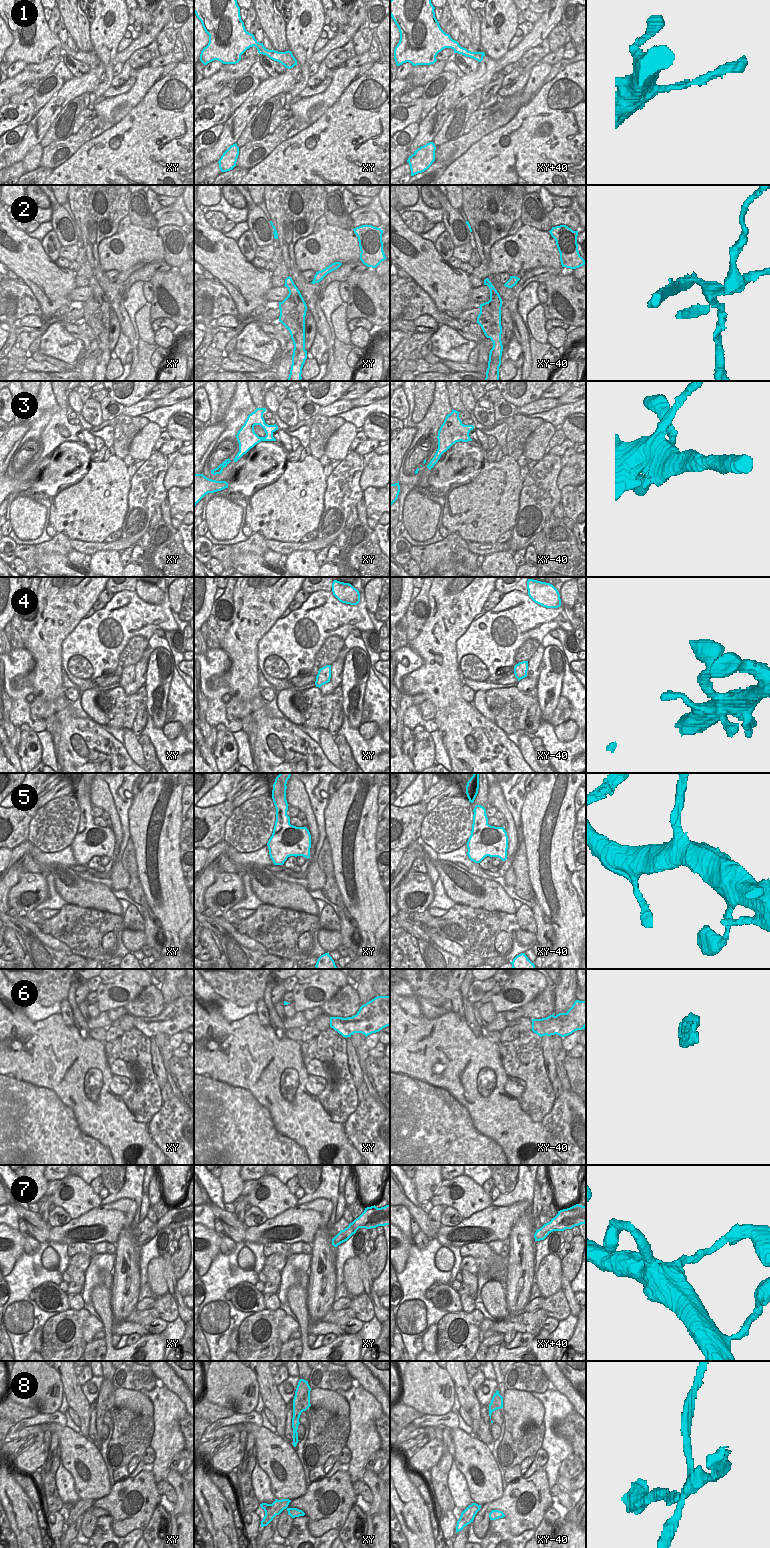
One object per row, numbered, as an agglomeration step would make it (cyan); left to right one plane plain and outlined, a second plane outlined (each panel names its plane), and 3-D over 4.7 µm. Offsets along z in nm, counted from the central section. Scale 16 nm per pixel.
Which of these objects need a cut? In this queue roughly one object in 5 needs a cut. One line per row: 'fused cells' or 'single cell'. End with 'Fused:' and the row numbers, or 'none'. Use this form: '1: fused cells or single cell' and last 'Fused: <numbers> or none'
1: single cell
2: fused cells
3: single cell
4: single cell
5: single cell
6: single cell
7: single cell
8: fused cells
Fused: 2, 8

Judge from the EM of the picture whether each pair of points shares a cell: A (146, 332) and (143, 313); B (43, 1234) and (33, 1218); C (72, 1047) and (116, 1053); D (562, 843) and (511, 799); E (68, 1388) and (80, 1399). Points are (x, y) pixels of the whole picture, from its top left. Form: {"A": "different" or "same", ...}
{"A": "same", "B": "same", "C": "different", "D": "different", "E": "same"}

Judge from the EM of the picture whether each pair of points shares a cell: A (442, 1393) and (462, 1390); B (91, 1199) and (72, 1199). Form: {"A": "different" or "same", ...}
{"A": "different", "B": "same"}

